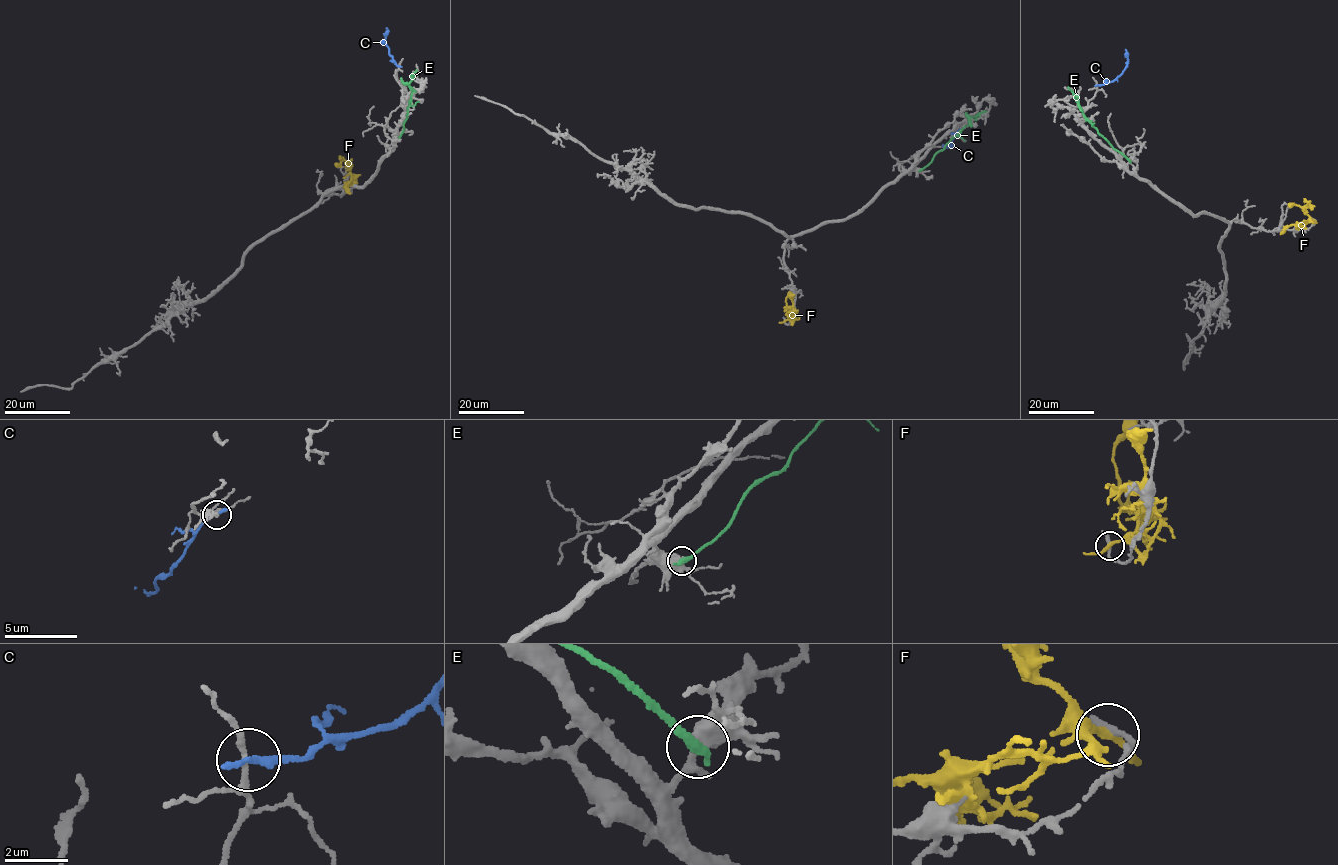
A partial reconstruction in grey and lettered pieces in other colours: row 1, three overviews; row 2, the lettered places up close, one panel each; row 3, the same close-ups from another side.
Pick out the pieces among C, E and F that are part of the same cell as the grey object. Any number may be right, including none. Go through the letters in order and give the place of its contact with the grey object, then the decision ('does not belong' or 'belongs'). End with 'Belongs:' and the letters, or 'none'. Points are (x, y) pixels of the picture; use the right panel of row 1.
C: contact (1097, 85); does not belong
E: contact (1129, 160); does not belong
F: contact (1313, 220); does not belong
Belongs: none

